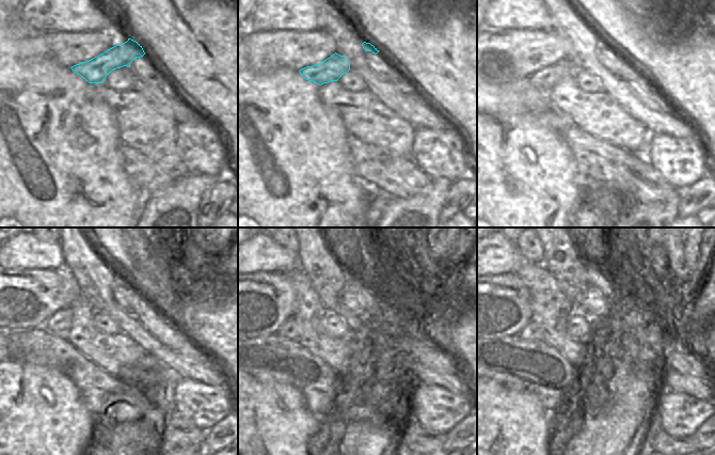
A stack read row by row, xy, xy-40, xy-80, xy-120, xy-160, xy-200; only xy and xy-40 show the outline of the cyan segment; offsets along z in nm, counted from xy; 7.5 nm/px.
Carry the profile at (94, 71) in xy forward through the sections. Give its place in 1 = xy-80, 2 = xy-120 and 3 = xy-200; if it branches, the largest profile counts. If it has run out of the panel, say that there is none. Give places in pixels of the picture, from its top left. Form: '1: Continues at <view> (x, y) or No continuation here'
1: Continues at xy-80 (545, 78)
2: Continues at xy-120 (60, 323)
3: Continues at xy-200 (529, 332)

